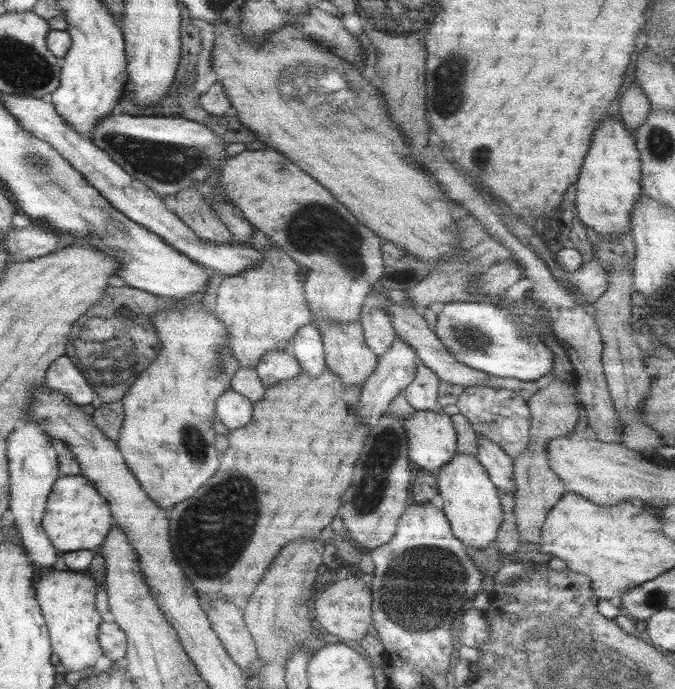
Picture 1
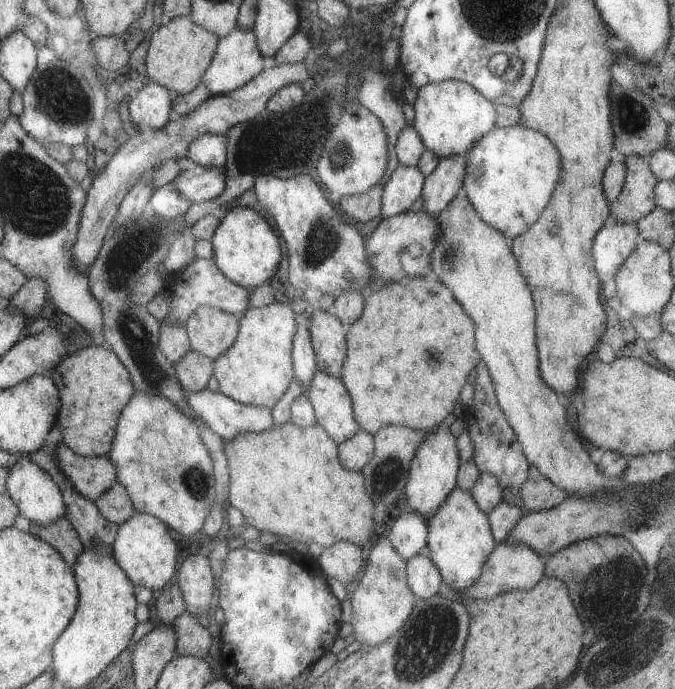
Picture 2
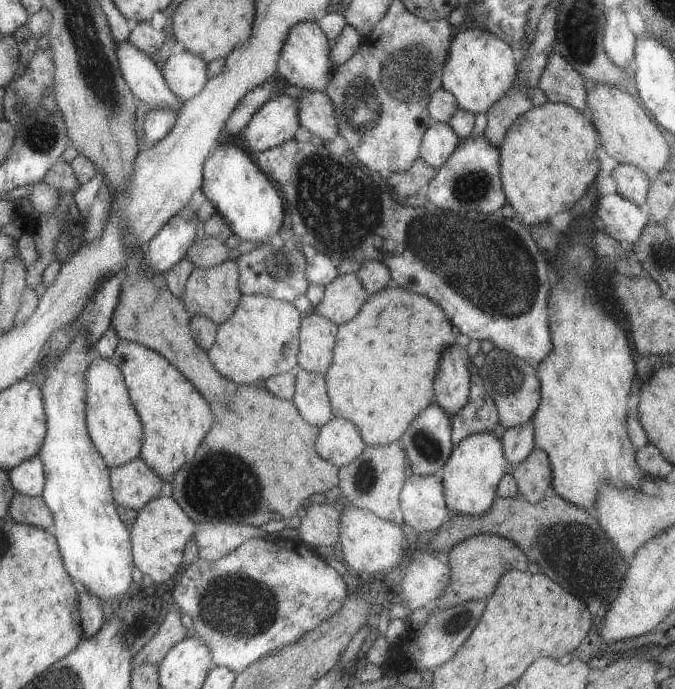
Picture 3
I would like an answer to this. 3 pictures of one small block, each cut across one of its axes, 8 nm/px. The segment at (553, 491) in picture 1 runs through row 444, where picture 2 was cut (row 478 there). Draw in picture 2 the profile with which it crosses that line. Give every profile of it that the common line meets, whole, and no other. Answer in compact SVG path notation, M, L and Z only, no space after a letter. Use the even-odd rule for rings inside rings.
M531 468L527 482L519 490L519 498L523 502L525 512L543 512L559 506L563 500L569 498L569 494L549 482L535 468Z

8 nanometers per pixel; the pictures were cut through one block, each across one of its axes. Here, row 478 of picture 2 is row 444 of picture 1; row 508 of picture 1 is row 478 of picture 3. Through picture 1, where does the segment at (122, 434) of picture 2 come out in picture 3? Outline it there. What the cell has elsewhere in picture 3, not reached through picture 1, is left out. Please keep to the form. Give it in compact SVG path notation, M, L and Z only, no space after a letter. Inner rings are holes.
M119 340L113 356L109 358L121 372L127 386L129 400L143 426L143 446L139 458L161 478L165 484L173 472L191 460L205 432L211 428L209 404L195 392L195 388L175 370L161 354L137 342Z

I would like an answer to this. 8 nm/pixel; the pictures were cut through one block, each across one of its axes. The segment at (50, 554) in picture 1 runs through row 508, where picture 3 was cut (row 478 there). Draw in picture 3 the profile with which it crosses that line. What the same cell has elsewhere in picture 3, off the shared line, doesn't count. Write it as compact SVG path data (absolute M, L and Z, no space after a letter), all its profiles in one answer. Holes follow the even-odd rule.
M39 456L27 458L19 466L7 472L9 474L9 484L15 490L15 494L23 494L29 498L35 498L43 492L45 486L45 470L39 460Z

